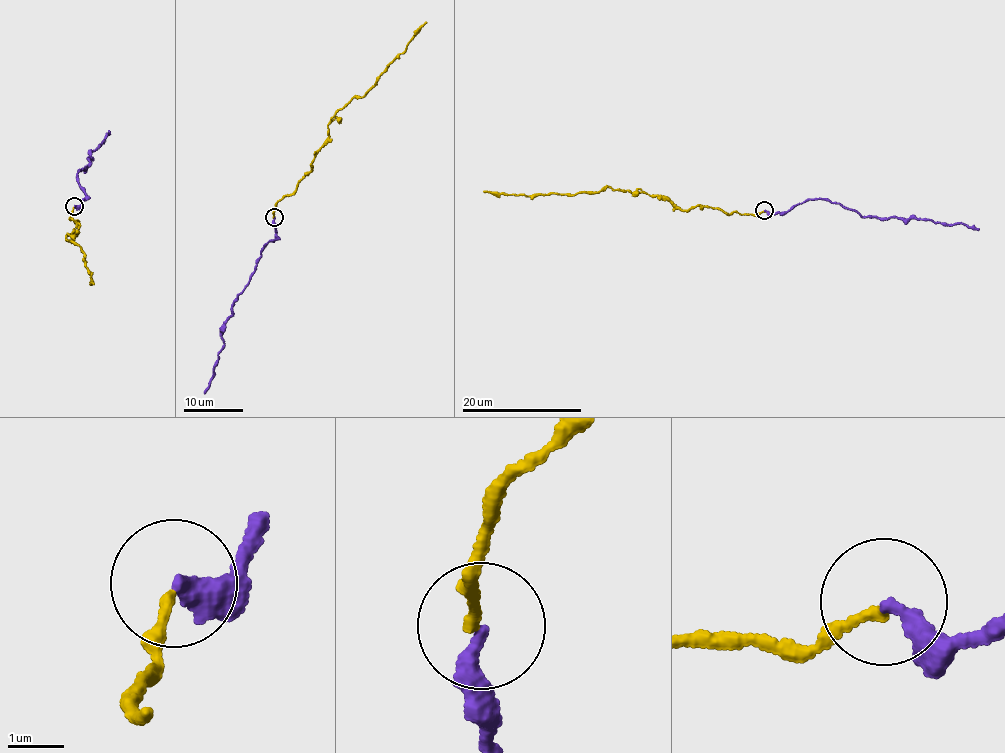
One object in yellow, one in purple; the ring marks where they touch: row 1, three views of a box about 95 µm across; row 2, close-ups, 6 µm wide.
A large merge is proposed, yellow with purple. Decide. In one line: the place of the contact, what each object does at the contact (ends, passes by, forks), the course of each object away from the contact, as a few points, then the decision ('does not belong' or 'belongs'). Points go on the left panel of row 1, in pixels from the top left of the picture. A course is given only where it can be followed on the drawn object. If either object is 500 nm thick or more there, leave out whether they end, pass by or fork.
at (74, 206); yellow ends there; purple ends there; yellow runs (74, 206), (68, 218), (77, 220), (77, 234), (64, 236), (79, 245), (94, 284); purple runs (74, 206), (85, 199), (78, 172), (91, 164), (91, 151), (108, 132); belongs

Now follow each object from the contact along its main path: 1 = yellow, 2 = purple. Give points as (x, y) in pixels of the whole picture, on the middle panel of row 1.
1: (275, 217), (274, 204), (311, 170), (329, 138), (329, 119), (374, 84), (426, 22)
2: (275, 217), (275, 236), (233, 304), (233, 315), (221, 335), (223, 349), (203, 393)

